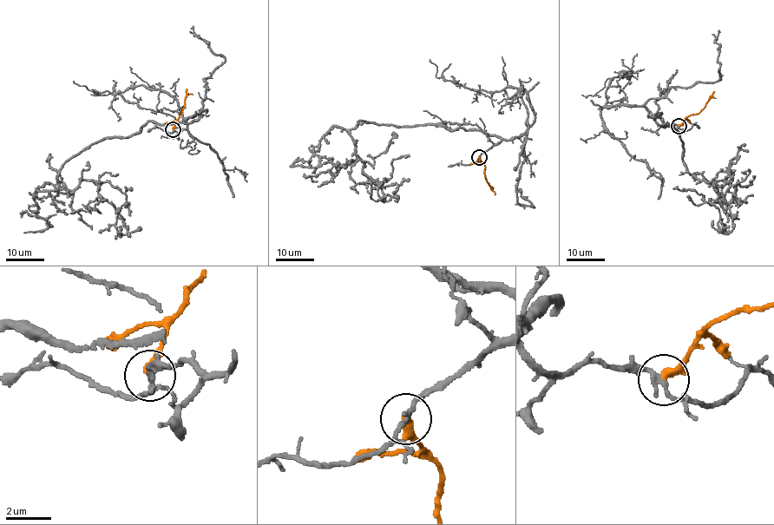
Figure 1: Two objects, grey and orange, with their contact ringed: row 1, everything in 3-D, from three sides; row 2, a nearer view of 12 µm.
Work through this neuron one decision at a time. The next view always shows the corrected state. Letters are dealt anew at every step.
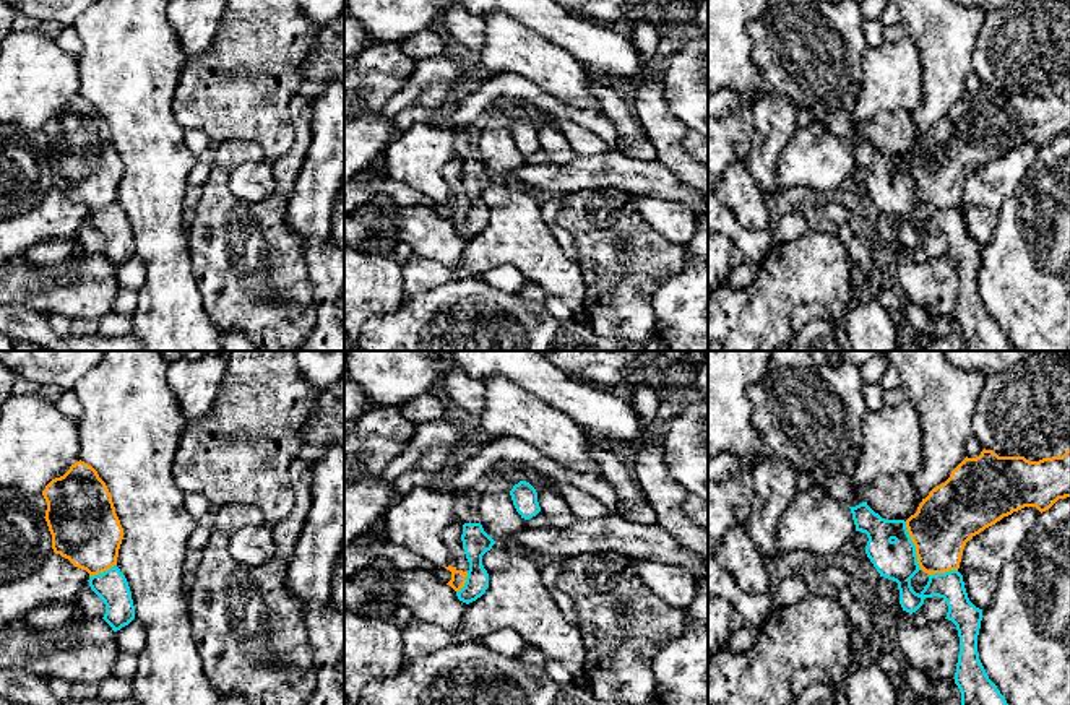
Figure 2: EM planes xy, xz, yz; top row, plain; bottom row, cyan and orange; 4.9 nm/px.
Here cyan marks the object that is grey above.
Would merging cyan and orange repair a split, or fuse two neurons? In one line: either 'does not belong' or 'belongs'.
does not belong

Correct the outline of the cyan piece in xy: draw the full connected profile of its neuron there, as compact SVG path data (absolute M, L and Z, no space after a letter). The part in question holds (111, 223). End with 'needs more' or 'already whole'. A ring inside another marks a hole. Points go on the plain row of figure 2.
M117 201L89 213L88 218L91 226L104 237L106 250L102 255L114 268L128 262L135 255L132 227L125 211Z; already whole

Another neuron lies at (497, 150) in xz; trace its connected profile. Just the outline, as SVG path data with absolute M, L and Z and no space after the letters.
M489 110L485 127L479 132L479 156L484 167L495 177L511 177L524 164L524 154L516 148L510 127L520 114Z

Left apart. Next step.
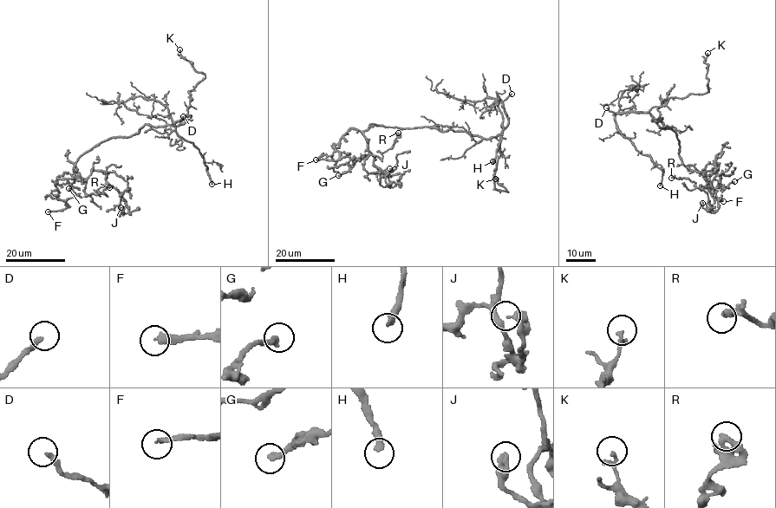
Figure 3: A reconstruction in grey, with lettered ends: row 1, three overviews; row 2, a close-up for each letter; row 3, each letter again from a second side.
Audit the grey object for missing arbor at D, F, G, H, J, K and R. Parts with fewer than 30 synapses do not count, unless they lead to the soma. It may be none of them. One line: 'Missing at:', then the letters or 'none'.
Missing at: D, F, H

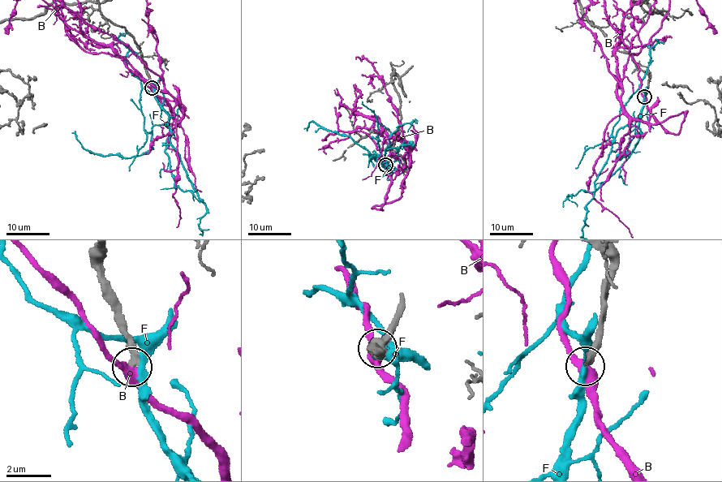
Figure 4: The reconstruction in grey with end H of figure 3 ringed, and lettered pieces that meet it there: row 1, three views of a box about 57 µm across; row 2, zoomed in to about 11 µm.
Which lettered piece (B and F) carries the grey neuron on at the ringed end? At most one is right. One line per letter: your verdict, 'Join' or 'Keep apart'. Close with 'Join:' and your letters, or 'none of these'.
B: Keep apart
F: Keep apart
Join: none of these

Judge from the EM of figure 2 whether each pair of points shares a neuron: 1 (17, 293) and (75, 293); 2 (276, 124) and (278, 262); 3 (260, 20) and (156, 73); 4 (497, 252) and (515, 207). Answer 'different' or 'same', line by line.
1: same
2: different
3: different
4: same

